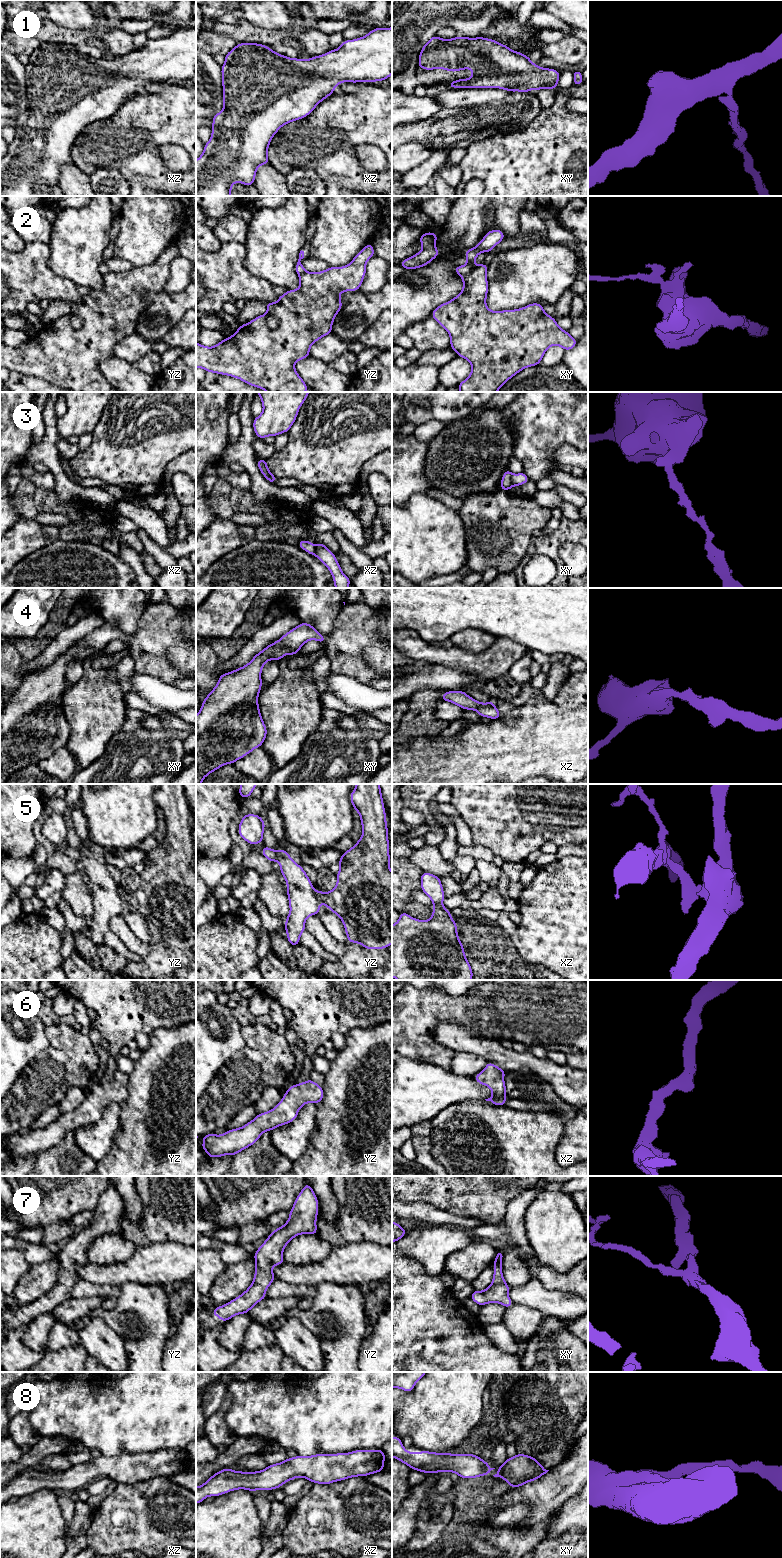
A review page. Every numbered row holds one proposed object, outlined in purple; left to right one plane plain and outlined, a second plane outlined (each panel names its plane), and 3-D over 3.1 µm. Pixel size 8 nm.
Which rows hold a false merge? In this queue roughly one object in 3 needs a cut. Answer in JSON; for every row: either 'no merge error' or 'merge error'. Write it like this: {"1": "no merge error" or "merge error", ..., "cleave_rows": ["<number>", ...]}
{"1": "no merge error", "2": "merge error", "3": "merge error", "4": "no merge error", "5": "merge error", "6": "no merge error", "7": "no merge error", "8": "no merge error", "cleave_rows": ["2", "3", "5"]}

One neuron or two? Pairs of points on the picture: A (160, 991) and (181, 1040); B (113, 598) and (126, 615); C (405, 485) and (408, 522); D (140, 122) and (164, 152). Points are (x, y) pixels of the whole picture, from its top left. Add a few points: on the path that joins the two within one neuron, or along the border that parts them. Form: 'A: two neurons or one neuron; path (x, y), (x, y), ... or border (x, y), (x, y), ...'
A: two neurons; border (185, 1022), (170, 1027), (158, 1027), (153, 1032)
B: one neuron; path (117, 602), (125, 611)
C: two neurons; border (426, 491), (413, 493), (402, 505)
D: two neurons; border (183, 147), (161, 145), (157, 154)

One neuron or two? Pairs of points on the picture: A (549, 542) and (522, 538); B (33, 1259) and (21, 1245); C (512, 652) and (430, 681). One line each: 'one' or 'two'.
A: two
B: one
C: two

